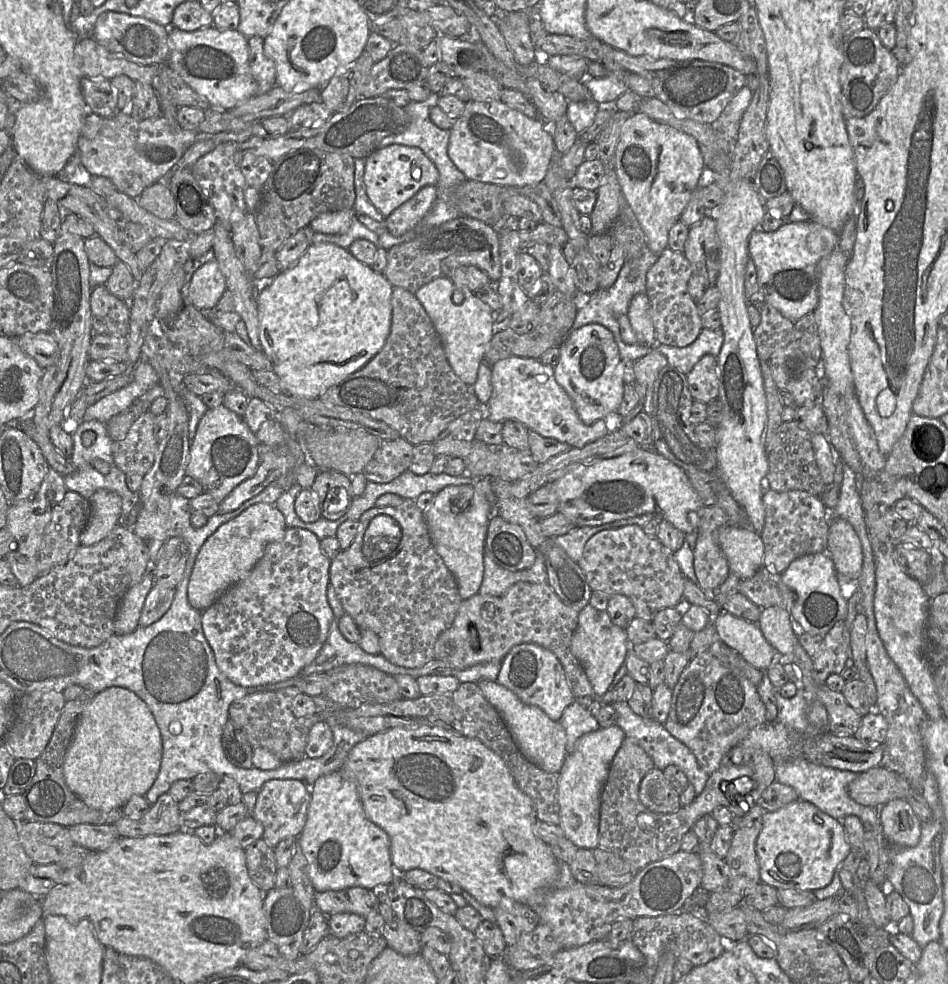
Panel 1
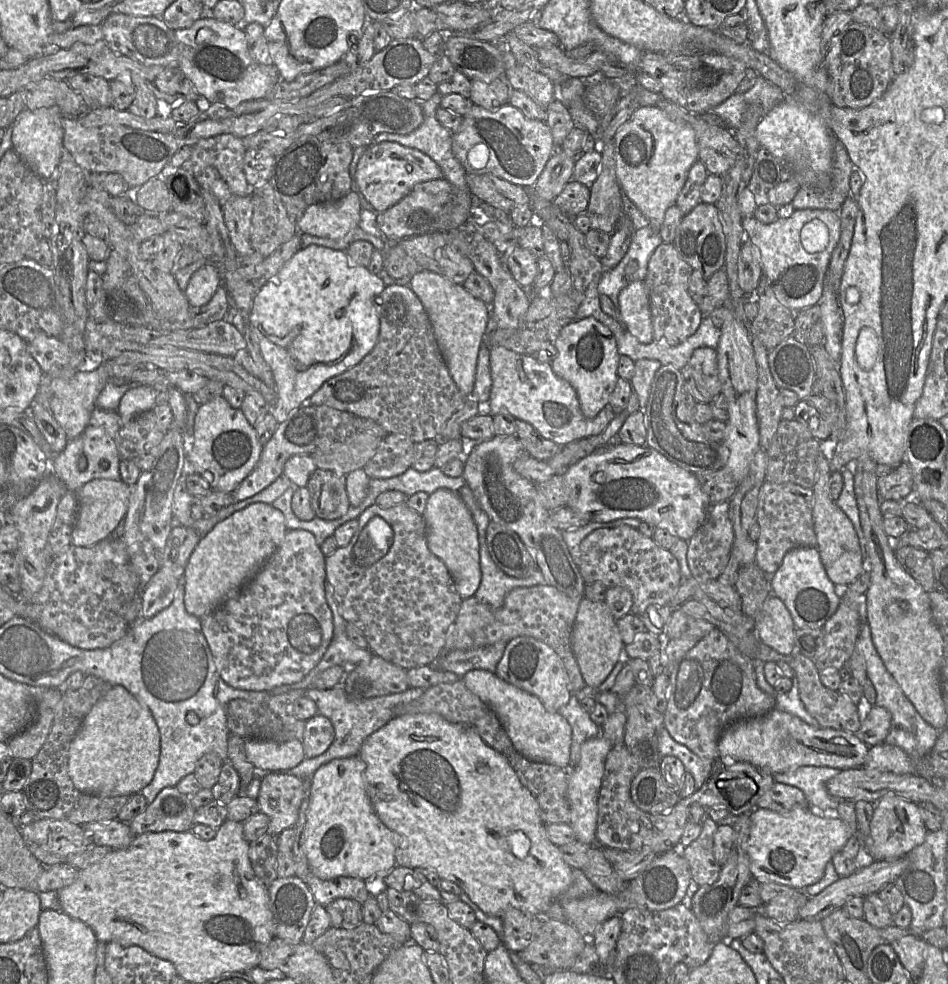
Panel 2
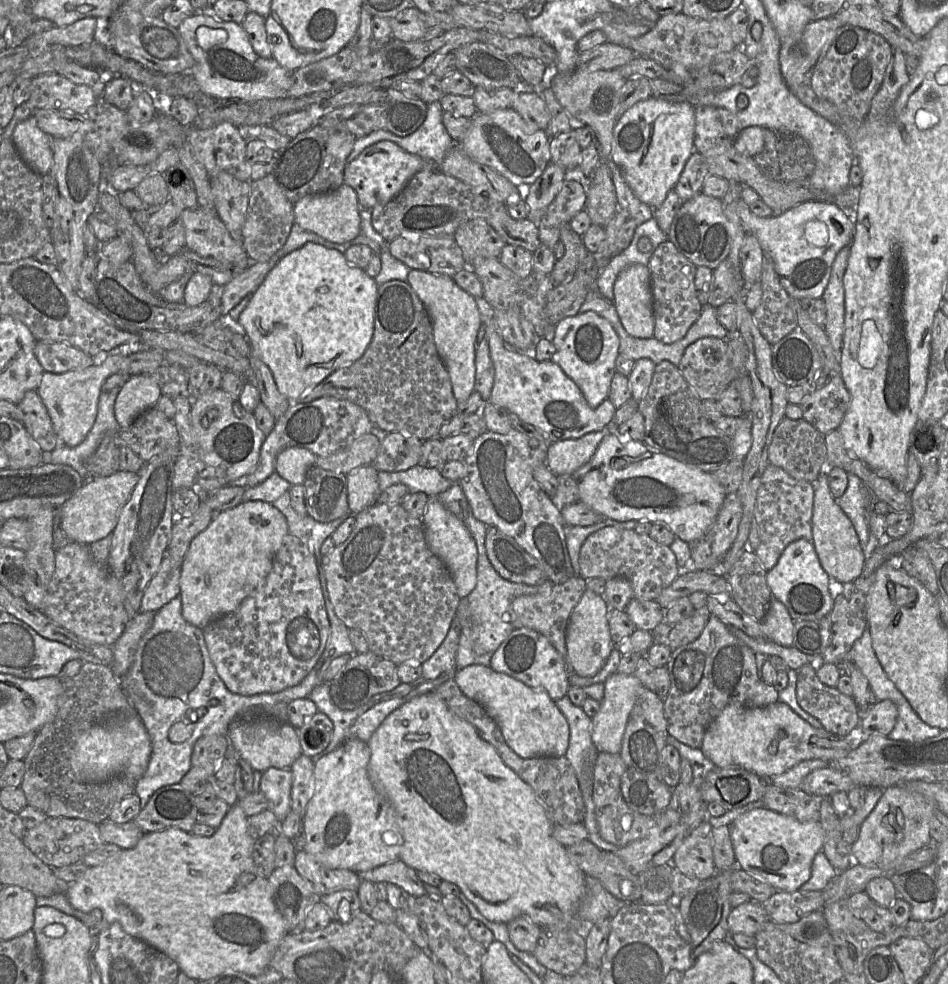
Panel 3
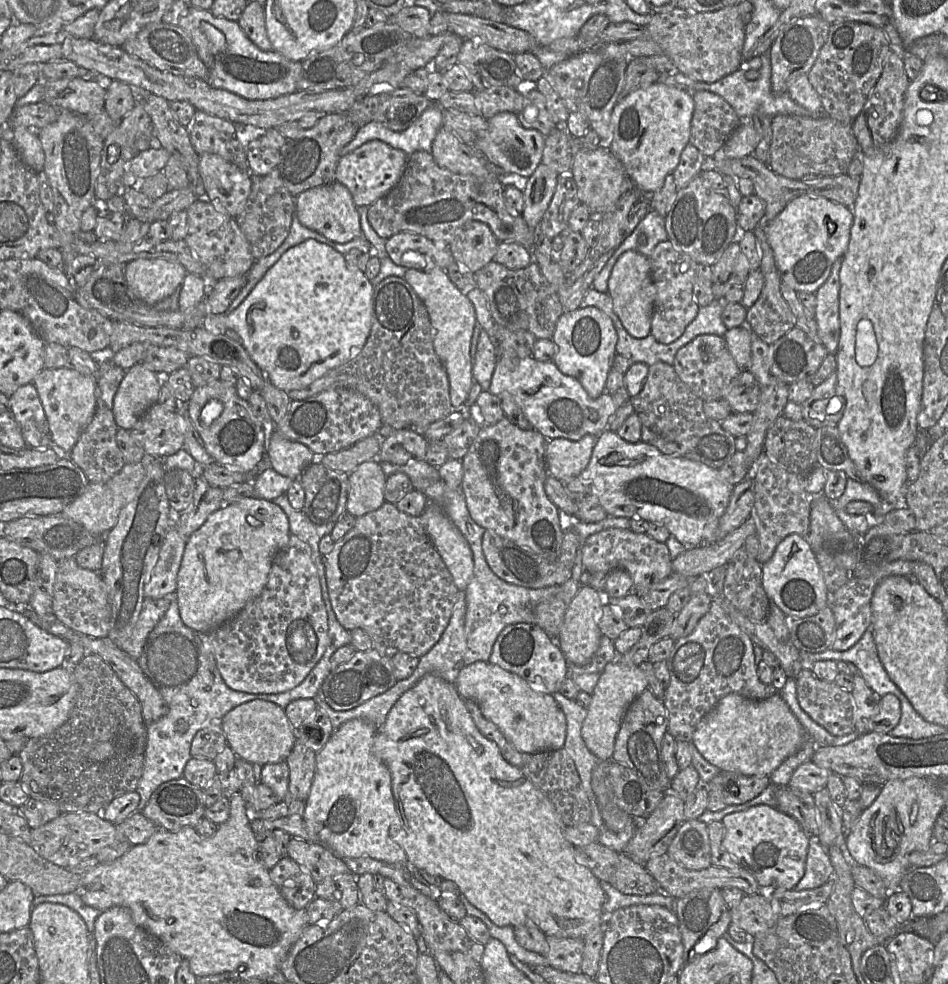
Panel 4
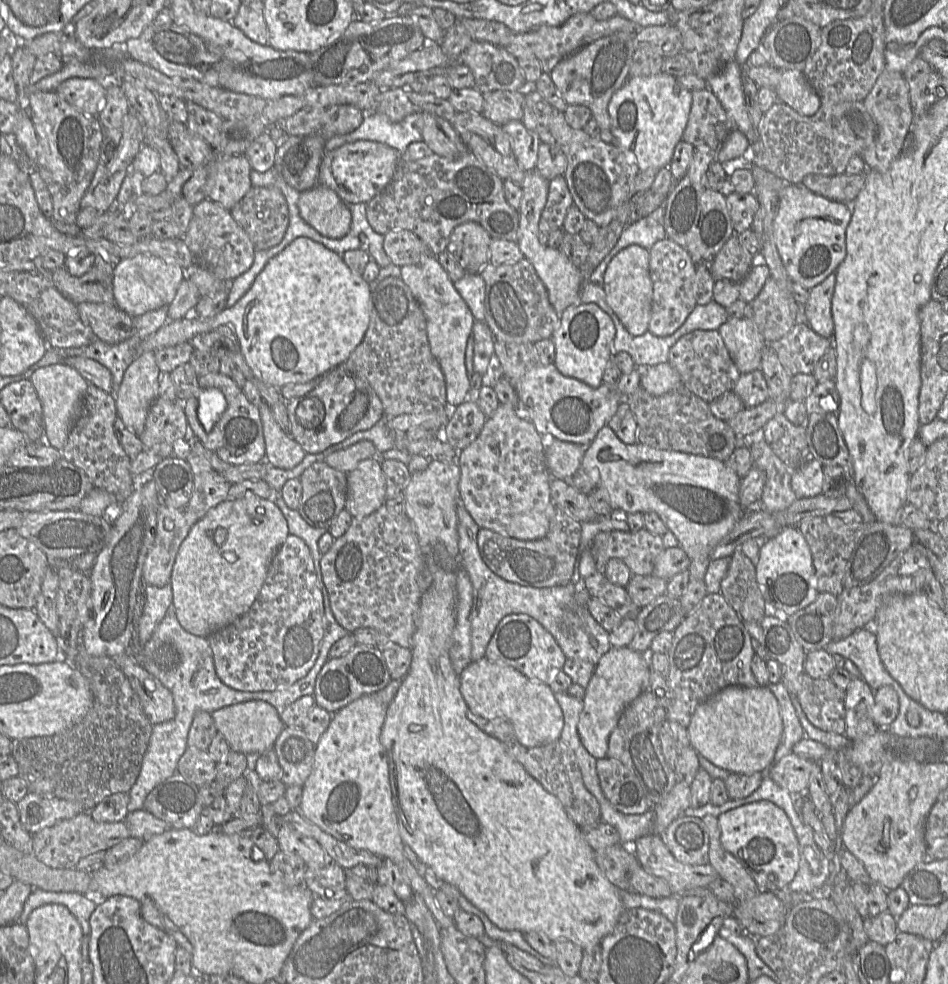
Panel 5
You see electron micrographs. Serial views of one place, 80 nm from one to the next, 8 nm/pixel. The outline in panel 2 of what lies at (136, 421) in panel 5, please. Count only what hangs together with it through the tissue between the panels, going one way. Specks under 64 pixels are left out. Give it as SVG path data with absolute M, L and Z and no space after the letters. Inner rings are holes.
M147 385L129 389L121 398L117 413L121 426L129 423L138 415L152 410L156 406L158 391Z

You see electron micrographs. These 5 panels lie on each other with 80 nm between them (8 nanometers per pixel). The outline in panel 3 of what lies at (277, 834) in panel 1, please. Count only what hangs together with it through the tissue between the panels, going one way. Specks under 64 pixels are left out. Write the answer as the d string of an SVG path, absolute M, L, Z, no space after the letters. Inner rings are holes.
M271 767L264 771L260 790L268 801L267 810L272 811L283 822L292 810L291 790L293 775L291 768Z

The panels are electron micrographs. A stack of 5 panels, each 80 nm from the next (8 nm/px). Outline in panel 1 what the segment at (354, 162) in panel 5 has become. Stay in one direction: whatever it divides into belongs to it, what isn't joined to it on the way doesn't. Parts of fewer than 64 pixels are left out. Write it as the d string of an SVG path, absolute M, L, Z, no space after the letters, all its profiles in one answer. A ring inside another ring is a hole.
M391 144L376 149L366 157L363 179L368 198L387 217L422 187L437 185L439 171L419 147Z

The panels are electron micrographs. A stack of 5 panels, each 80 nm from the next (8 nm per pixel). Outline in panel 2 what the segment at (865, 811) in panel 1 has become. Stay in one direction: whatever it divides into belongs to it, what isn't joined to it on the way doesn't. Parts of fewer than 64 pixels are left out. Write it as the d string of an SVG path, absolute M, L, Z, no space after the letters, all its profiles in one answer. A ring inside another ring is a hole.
M800 766L795 770L774 773L774 782L795 786L803 791L813 814L820 817L839 818L836 811L840 802L829 794L826 784L840 770L825 766Z

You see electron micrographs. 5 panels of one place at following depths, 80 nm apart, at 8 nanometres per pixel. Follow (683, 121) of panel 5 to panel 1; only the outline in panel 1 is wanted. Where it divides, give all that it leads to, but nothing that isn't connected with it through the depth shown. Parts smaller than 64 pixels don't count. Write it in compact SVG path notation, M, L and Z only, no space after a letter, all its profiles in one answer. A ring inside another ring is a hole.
M633 112L621 128L616 171L623 195L633 209L648 248L658 256L668 247L669 231L680 221L705 168L697 140L671 126Z

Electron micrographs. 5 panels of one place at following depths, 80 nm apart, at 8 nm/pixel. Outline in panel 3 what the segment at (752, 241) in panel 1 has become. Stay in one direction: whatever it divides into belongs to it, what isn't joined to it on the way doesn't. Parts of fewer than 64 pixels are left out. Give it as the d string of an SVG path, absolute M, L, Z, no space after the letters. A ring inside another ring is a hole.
M740 199L737 204L737 212L745 231L756 236L762 250L773 258L780 283L788 295L798 301L803 298L822 298L837 253L843 247L851 246L853 223L849 216L836 204L823 200L805 201L779 216L761 218L752 214L749 205Z

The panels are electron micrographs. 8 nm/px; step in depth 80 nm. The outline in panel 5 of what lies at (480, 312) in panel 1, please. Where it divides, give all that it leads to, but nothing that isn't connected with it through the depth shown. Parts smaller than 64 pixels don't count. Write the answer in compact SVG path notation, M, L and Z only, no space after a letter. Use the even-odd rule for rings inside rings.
M423 256L423 260L417 265L402 266L400 278L410 288L425 315L430 350L445 377L447 401L458 406L465 401L471 388L465 352L475 318L436 256Z

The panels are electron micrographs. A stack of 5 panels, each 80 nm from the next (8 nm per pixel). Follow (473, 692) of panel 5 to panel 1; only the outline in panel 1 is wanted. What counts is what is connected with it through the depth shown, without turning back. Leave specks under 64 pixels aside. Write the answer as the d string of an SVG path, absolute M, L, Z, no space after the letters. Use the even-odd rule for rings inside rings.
M481 680L477 685L484 697L501 715L523 756L548 773L559 773L567 756L566 732L561 723L551 720L539 707L524 704L514 692L497 681Z

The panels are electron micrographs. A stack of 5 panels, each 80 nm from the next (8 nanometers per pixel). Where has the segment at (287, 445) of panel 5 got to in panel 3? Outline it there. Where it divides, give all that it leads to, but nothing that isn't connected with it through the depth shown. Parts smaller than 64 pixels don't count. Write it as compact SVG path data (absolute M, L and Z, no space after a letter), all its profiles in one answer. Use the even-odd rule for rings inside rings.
M288 447L277 455L275 471L291 485L303 484L316 456L303 447Z

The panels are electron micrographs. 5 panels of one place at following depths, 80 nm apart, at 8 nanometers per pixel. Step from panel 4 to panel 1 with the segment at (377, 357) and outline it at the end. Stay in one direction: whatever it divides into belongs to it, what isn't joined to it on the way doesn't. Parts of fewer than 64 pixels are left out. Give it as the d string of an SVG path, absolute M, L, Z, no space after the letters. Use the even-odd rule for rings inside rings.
M393 286L391 305L390 333L382 349L365 366L329 387L318 398L324 403L343 406L383 421L414 446L434 442L450 422L486 404L479 402L473 386L465 384L451 368L440 337L416 295L402 287Z

